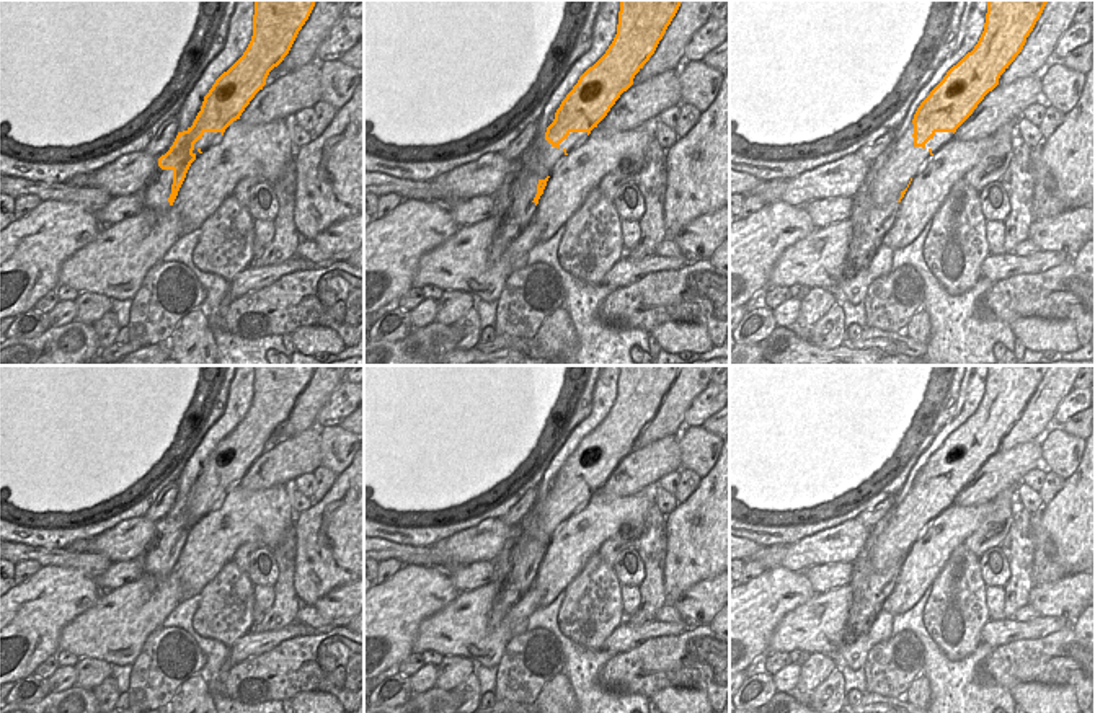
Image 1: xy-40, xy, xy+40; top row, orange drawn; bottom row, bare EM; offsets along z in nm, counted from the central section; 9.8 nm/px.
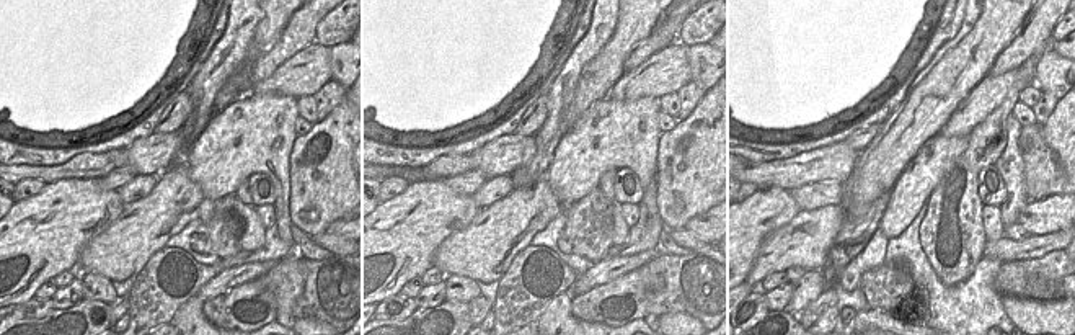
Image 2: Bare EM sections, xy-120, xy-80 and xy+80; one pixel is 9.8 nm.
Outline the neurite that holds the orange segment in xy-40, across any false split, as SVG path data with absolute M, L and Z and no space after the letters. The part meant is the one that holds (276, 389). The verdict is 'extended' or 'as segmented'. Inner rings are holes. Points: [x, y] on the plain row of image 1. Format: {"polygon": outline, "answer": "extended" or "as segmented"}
{"polygon": "M253 365L253 401L243 421L224 437L204 462L191 493L178 498L155 530L145 555L158 548L165 535L173 537L173 571L191 529L217 511L225 494L240 485L245 473L263 455L269 437L289 419L317 365Z", "answer": "extended"}

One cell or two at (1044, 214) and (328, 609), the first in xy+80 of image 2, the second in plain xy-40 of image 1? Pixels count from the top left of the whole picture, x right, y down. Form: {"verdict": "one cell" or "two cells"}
{"verdict": "one cell"}

